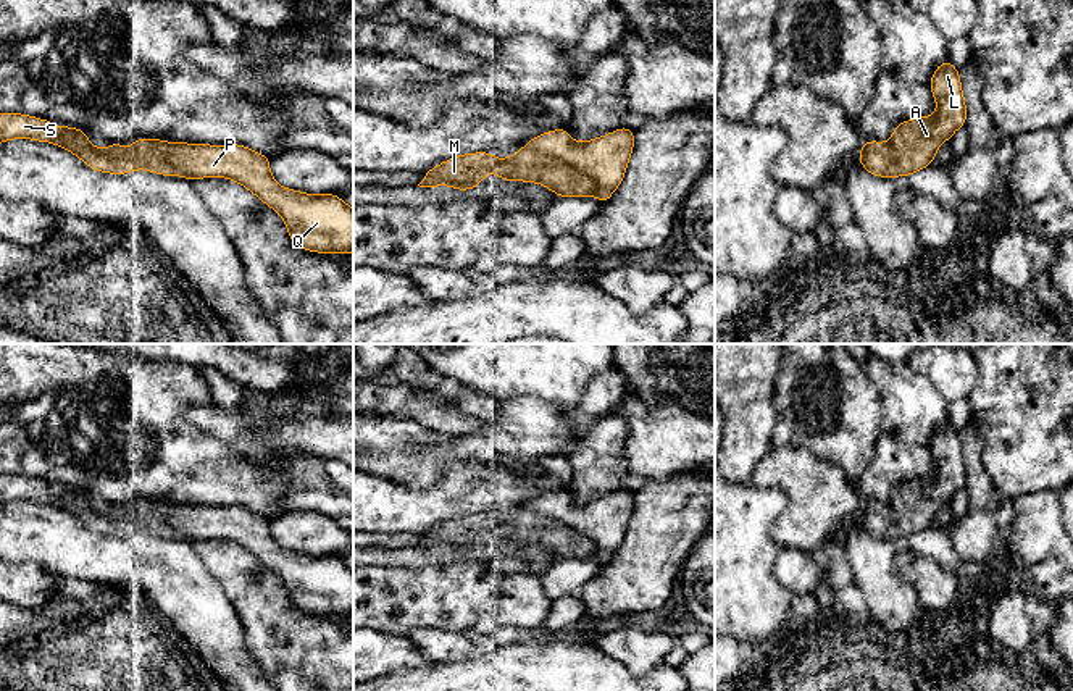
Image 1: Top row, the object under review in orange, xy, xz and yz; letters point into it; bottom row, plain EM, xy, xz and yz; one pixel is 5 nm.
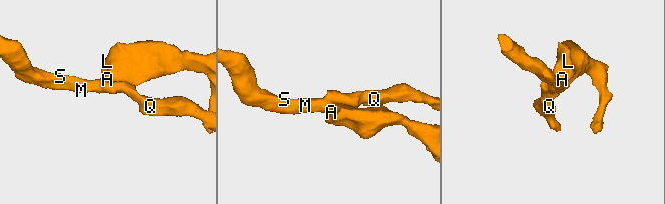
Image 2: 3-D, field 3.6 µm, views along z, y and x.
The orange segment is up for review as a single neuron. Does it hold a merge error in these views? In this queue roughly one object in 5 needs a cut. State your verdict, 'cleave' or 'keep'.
cleave

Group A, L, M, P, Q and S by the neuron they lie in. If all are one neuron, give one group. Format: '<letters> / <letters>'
A L M S / P Q

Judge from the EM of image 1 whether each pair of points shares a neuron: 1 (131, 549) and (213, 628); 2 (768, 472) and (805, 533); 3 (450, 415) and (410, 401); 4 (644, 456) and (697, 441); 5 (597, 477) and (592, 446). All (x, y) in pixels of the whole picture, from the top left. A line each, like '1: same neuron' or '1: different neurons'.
1: same neuron
2: same neuron
3: same neuron
4: same neuron
5: same neuron

